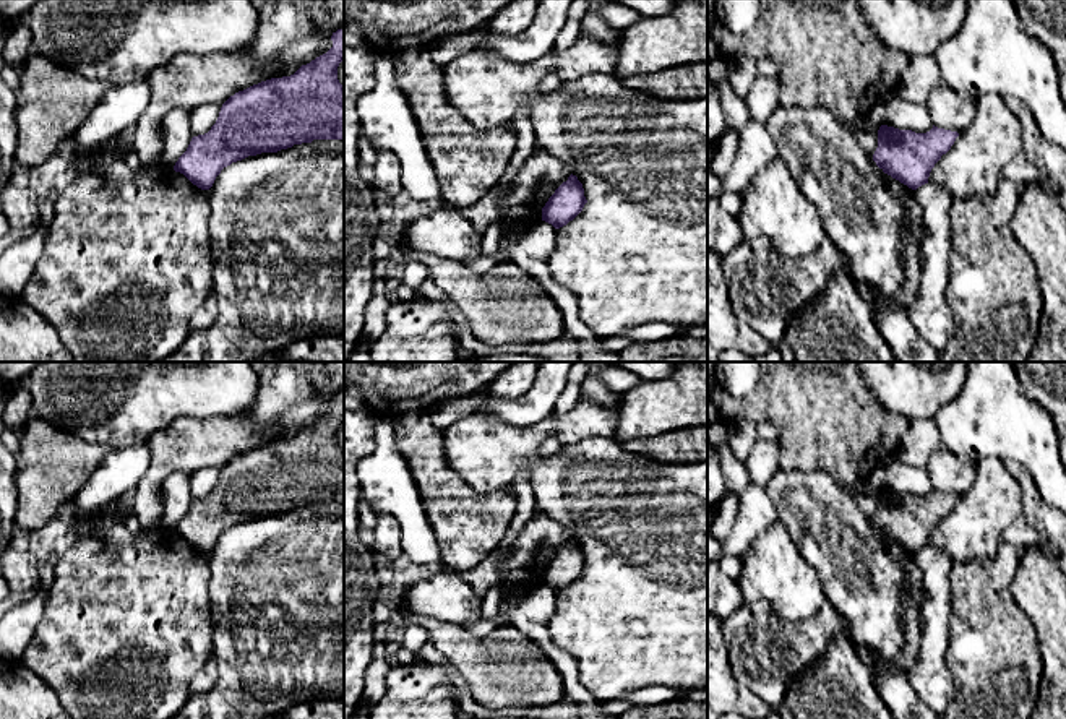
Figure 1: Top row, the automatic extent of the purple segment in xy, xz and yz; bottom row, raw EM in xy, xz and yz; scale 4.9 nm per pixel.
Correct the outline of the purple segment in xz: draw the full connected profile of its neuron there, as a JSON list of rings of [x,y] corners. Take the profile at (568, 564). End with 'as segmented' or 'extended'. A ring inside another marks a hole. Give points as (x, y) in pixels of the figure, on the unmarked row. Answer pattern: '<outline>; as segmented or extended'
[[[571,537],[542,571],[542,584],[560,592],[573,584],[582,575],[586,566],[582,547]]]; as segmented

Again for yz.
[[[881,489],[873,524],[884,537],[917,553],[928,547],[931,532],[951,513],[957,500],[957,495],[935,489],[926,497]]]; as segmented

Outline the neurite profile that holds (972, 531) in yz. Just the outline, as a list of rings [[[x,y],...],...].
[[[990,456],[974,466],[972,489],[959,497],[928,540],[928,547],[948,552],[952,563],[993,560],[1003,531],[1024,521],[1022,485],[1004,463]]]

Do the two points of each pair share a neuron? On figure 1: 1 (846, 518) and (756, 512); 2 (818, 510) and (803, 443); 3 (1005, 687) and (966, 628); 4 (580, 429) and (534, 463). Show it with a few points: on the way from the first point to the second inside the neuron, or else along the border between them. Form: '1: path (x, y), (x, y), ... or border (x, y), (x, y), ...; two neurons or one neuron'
1: border (766, 489), (778, 520), (750, 541); two neurons
2: border (781, 466), (828, 473), (846, 486); two neurons
3: path (997, 672), (993, 656), (980, 643); one neuron
4: path (576, 443), (557, 463), (549, 463); one neuron

